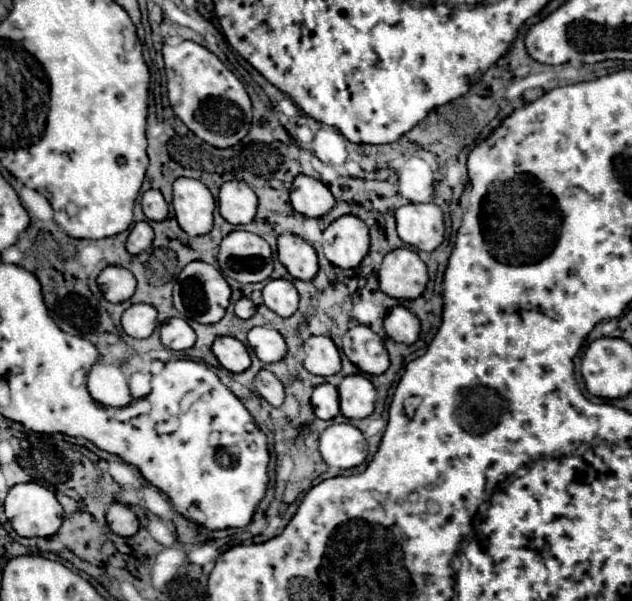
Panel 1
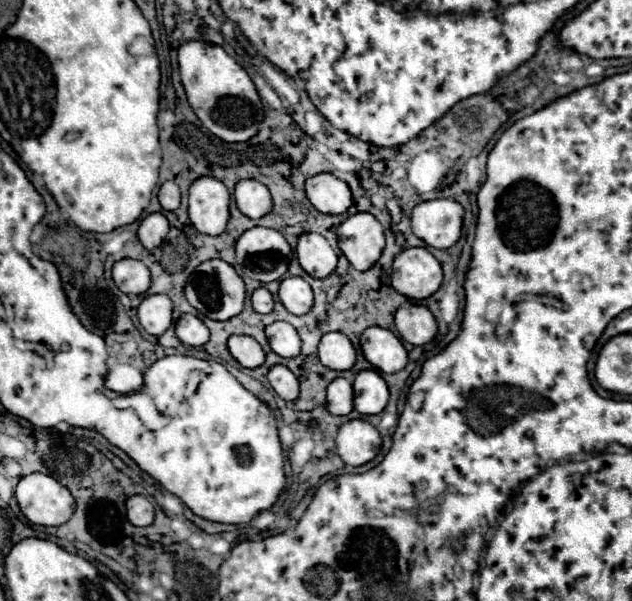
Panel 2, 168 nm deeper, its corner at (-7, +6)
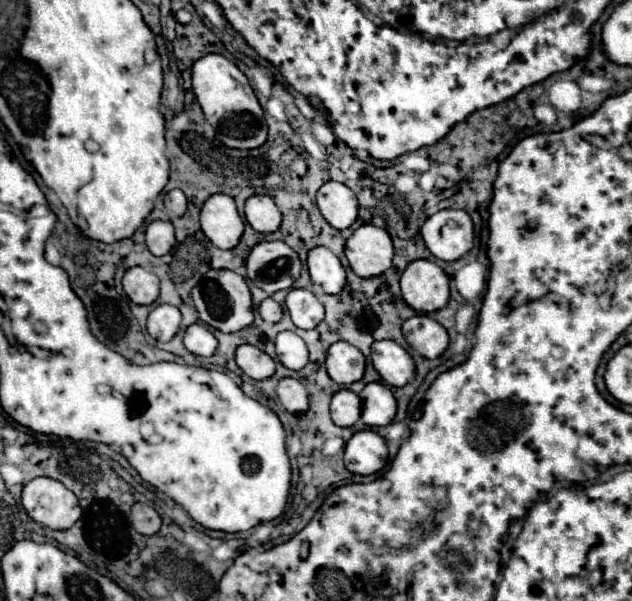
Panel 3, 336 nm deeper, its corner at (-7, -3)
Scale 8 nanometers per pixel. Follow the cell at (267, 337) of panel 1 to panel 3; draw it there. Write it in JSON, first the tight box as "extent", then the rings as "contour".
{"extent":[275,330,309,370],"contour":[[[289,330],[279,332],[275,340],[275,348],[281,364],[285,364],[291,370],[301,370],[309,360],[307,346],[295,332],[289,332]]]}

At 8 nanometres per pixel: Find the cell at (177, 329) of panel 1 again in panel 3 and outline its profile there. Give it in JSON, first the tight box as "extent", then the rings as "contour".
{"extent":[183,324,217,356],"contour":[[[191,324],[185,330],[183,344],[189,352],[195,356],[211,356],[217,350],[217,340],[215,336],[203,326],[203,324]]]}

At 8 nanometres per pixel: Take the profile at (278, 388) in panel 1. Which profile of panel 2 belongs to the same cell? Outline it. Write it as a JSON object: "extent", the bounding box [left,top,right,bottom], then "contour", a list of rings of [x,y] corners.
{"extent":[267,365,299,401],"contour":[[[275,365],[269,375],[267,375],[271,387],[275,389],[275,393],[285,399],[285,401],[295,401],[295,397],[299,397],[299,381],[297,377],[283,365]]]}

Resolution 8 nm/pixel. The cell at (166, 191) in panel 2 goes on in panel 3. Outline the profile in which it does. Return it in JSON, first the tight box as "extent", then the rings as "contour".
{"extent":[163,190,187,216],"contour":[[[169,190],[165,194],[163,202],[165,202],[165,208],[175,216],[183,216],[187,210],[187,200],[185,200],[185,194],[181,190]]]}

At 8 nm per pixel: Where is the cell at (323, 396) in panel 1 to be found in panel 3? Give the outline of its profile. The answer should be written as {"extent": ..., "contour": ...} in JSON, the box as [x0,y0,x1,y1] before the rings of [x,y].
{"extent":[331,388,361,426],"contour":[[[347,388],[339,390],[331,400],[331,418],[337,426],[353,426],[361,416],[359,396]]]}

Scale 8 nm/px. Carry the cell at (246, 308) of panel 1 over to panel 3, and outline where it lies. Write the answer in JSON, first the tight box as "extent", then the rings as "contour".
{"extent":[259,298,283,322],"contour":[[[265,298],[261,302],[261,306],[259,306],[259,314],[261,314],[261,318],[265,322],[279,322],[281,316],[283,316],[283,310],[281,310],[281,306],[273,298]]]}

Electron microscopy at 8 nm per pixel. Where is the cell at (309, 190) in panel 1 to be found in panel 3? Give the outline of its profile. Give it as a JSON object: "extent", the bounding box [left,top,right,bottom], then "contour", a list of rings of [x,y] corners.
{"extent":[317,182,357,230],"contour":[[[325,182],[317,190],[317,206],[323,218],[337,230],[349,228],[357,218],[357,196],[341,182]]]}

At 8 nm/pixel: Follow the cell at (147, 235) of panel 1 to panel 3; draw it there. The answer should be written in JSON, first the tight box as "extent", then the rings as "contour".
{"extent":[145,220,173,256],"contour":[[[153,220],[145,230],[145,244],[153,256],[165,256],[171,250],[173,236],[173,224],[163,220]]]}

